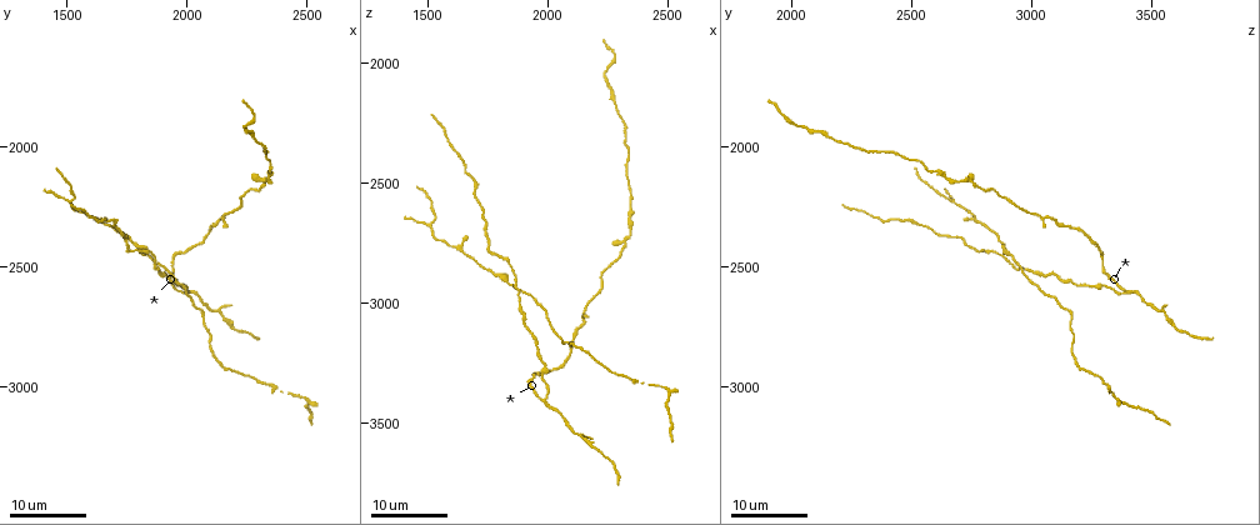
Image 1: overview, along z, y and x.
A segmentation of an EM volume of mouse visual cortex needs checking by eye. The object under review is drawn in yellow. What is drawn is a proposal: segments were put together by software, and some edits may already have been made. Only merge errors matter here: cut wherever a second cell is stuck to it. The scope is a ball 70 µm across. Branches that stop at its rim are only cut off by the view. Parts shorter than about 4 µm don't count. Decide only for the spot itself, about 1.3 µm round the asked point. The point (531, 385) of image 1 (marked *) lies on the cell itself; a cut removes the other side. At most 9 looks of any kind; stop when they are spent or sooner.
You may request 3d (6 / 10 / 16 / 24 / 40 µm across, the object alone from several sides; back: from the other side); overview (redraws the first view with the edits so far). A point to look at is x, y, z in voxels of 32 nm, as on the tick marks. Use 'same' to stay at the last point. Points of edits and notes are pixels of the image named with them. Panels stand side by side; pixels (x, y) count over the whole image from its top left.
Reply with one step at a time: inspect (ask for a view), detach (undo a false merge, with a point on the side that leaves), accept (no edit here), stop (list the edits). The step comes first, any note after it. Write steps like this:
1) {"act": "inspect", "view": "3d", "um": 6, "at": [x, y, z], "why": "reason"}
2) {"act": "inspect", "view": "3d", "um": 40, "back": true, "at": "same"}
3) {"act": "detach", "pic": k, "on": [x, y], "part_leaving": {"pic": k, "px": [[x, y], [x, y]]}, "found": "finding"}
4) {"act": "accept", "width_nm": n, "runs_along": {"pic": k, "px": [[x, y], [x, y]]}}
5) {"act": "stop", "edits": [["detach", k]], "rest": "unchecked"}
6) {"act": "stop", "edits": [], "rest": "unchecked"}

{"act": "inspect", "view": "3d", "um": 24, "at": [2120, 2290, 3100], "why": "calibre changes"}

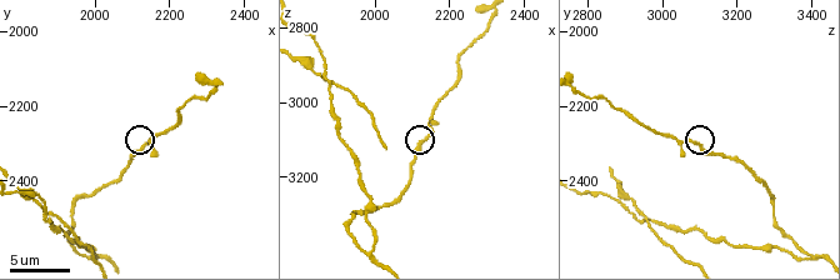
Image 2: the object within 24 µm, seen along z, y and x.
{"act": "inspect", "view": "3d", "um": 10, "at": [2130, 2310, 3100], "why": "zoom in"}

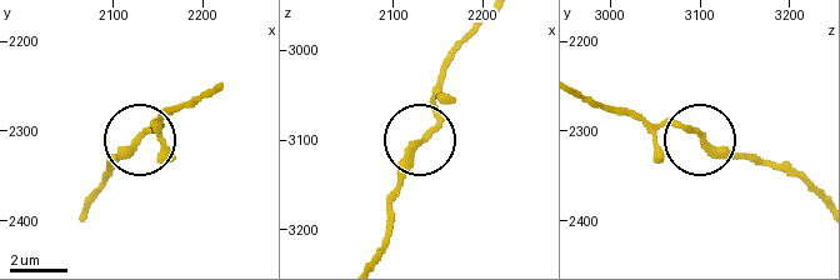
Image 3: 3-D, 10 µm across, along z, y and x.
{"act": "accept", "runs_along": {"pic": 3, "px": [[371, 258], [388, 229], [403, 165], [431, 129], [450, 59]]}, "found": "one cell here"}

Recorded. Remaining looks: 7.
{"act": "inspect", "view": "3d", "um": 6, "at": [1990, 2600, 3410], "why": "side arm on a straight run"}

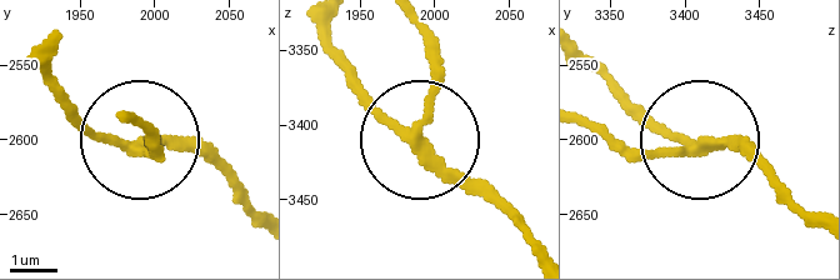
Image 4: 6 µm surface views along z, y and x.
{"act": "inspect", "view": "3d", "um": 6, "back": true, "at": [1992, 2602, 3410]}

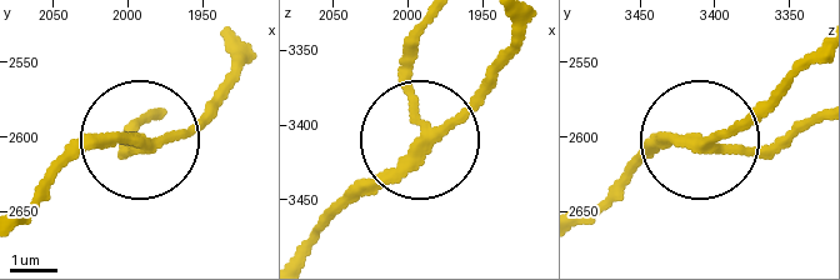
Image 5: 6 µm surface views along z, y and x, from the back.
{"act": "accept", "arms": 3, "found": "one cell here"}

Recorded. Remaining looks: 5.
{"act": "inspect", "view": "3d", "um": 16, "at": [2110, 2860, 3170], "why": "calibre changes"}

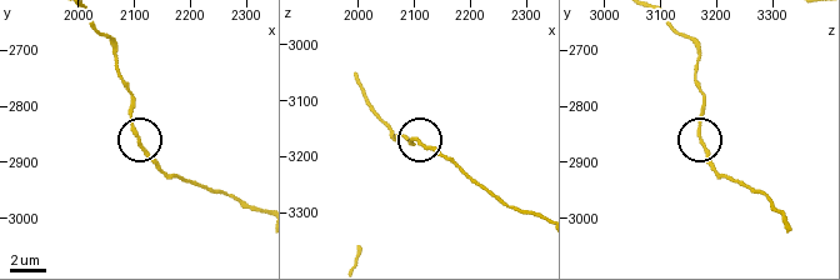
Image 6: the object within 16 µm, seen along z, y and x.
{"act": "inspect", "view": "3d", "um": 10, "at": [2110, 2865, 3175], "why": "closer look"}

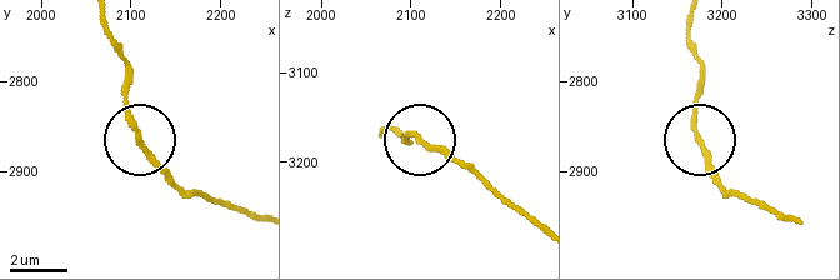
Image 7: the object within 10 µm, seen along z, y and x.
{"act": "accept", "runs_along": {"pic": 7, "px": [[104, 24], [124, 66], [135, 139], [185, 194]]}, "found": "one cell here"}

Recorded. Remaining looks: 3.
{"act": "inspect", "view": "3d", "um": 16, "at": [2160, 2720, 3560], "why": "side arm on a straight run"}

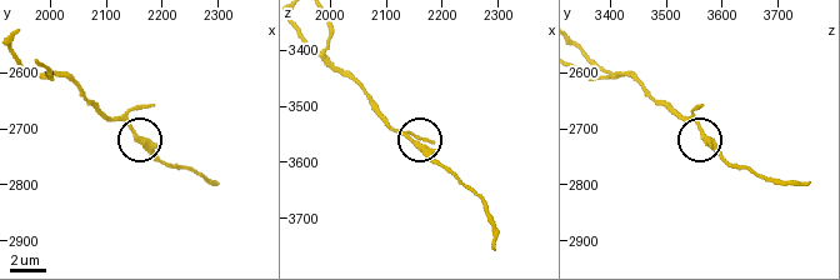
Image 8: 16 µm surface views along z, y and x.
{"act": "inspect", "view": "3d", "um": 6, "at": [2150, 2705, 3565]}

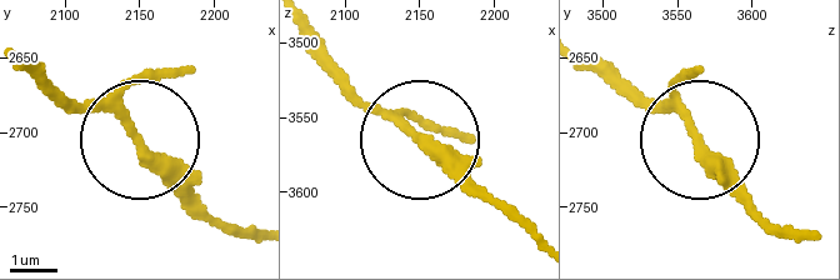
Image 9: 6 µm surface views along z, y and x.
{"act": "accept", "runs_along": {"pic": 9, "px": [[301, 36], [484, 200]]}, "found": "continuous, no second cell"}

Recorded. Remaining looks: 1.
{"act": "stop", "edits": [], "rest": "unchecked"}

